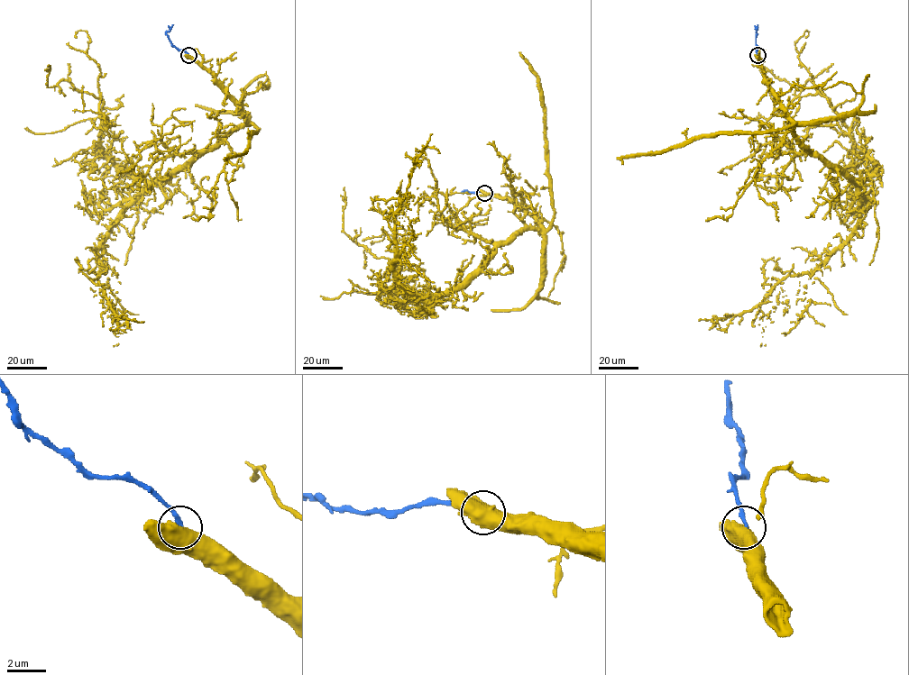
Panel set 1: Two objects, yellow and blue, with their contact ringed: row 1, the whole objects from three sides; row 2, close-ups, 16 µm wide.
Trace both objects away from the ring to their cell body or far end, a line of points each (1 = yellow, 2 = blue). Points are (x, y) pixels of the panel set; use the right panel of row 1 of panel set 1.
1: (757, 55), (799, 141), (858, 186), (860, 221), (813, 270), (787, 275), (751, 309), (718, 321)
2: (757, 55), (757, 24)

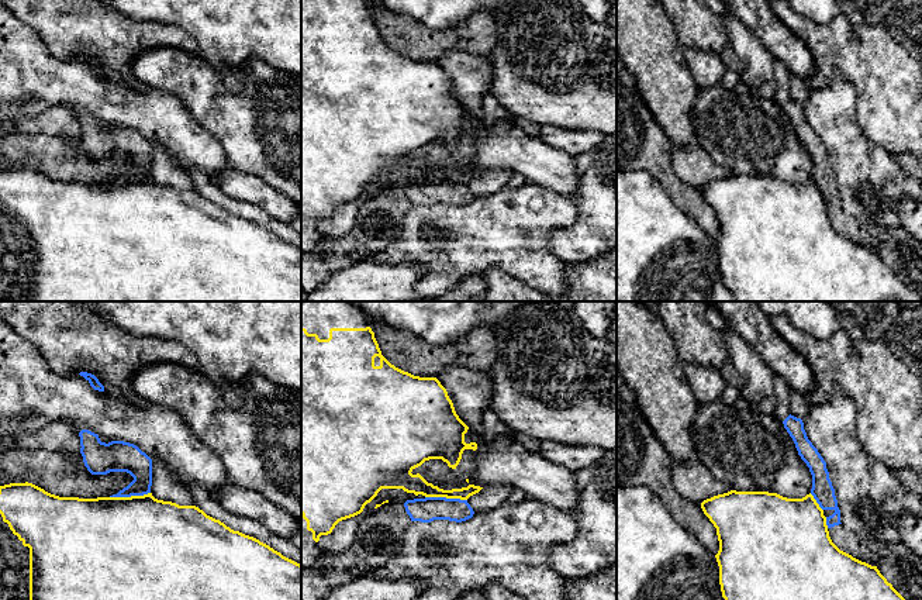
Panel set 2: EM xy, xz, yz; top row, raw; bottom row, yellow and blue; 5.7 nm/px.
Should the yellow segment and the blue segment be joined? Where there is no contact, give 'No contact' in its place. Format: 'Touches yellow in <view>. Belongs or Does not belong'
Touches yellow in xz. Does not belong

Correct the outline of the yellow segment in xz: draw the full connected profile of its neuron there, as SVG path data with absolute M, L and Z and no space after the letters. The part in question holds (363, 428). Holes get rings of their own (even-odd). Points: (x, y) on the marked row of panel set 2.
M301 301L301 572L312 568L320 558L331 554L320 546L320 537L331 534L339 521L360 514L381 489L403 489L415 496L460 500L467 500L479 493L483 489L480 486L469 485L462 489L443 490L428 483L419 473L411 473L429 459L442 459L449 468L456 469L465 449L477 449L476 442L465 442L467 430L469 427L456 414L446 389L436 377L414 376L396 368L381 355L374 332L370 328L370 320L359 307L349 301Z

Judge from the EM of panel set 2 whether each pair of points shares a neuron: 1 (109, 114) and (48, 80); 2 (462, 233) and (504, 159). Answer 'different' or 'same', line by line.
1: same
2: different

